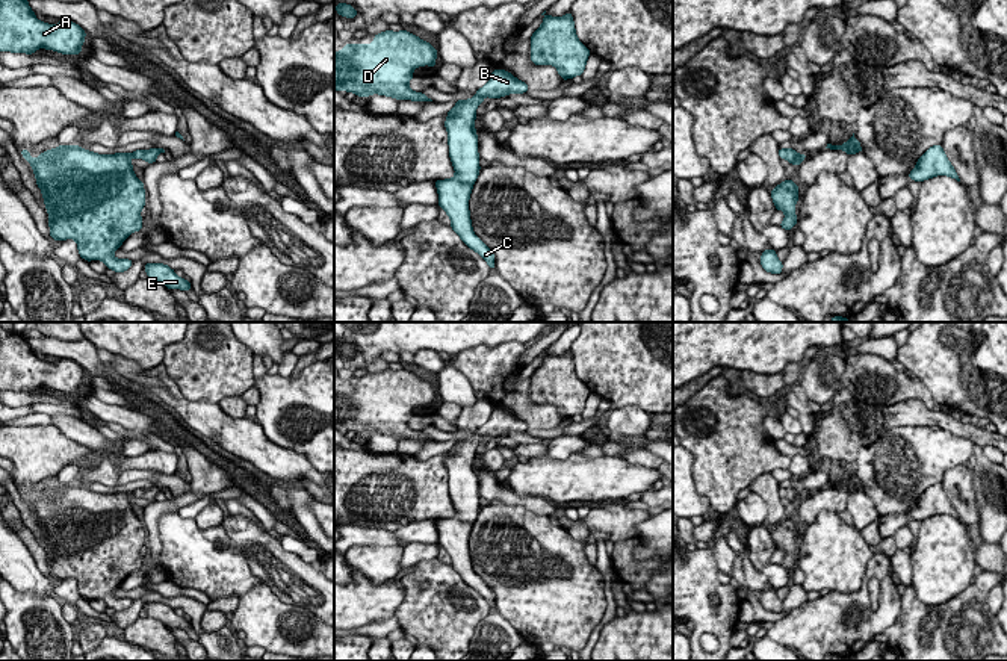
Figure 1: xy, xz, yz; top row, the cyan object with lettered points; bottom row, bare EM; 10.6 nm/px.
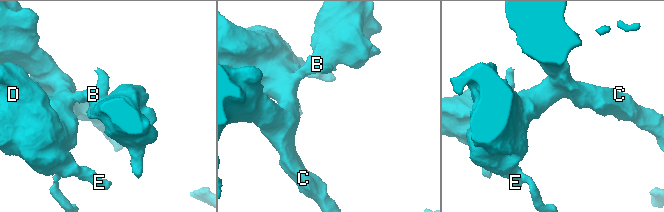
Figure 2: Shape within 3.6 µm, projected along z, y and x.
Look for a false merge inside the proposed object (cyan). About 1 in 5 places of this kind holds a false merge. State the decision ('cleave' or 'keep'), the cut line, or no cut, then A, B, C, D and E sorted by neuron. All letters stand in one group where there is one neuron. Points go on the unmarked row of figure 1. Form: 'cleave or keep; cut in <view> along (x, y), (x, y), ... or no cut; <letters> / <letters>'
keep; no cut; A B C D E

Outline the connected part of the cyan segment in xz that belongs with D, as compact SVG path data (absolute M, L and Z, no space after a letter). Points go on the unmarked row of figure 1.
M386 369L376 372L372 383L346 383L342 390L334 390L334 430L432 440L414 431L408 420L414 416L414 407L435 405L435 396L437 389L416 374Z

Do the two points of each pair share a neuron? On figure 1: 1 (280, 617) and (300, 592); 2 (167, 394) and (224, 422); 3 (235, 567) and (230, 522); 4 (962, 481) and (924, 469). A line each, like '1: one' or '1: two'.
1: two
2: one
3: two
4: two

